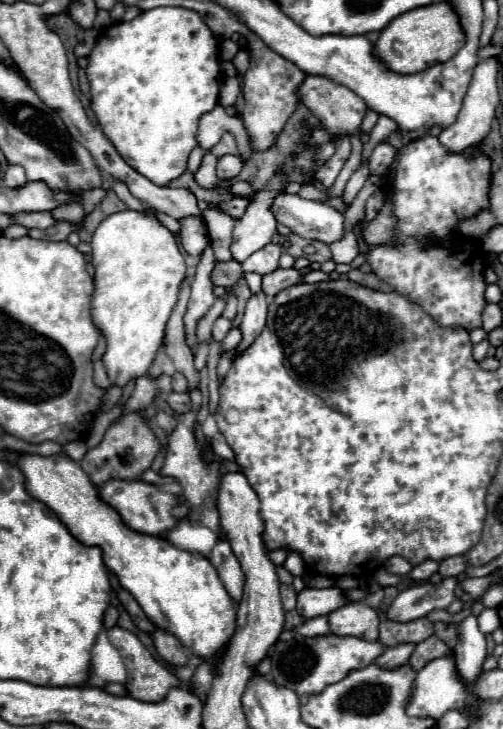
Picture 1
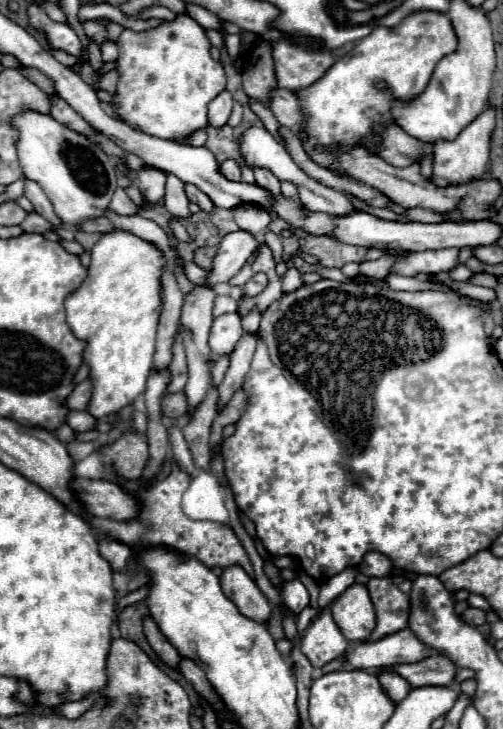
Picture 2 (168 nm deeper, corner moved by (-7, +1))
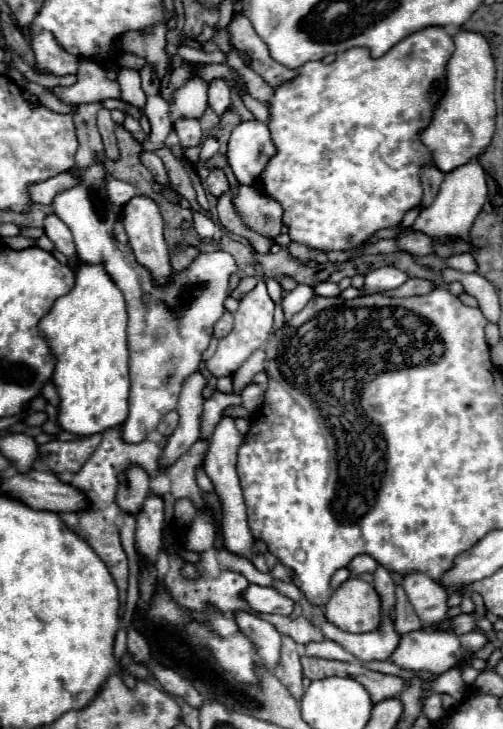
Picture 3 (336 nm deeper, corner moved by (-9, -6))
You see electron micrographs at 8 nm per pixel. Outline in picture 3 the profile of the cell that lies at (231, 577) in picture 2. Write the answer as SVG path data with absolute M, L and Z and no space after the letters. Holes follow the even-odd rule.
M236 611L234 617L240 629L244 629L244 633L248 633L256 645L260 645L260 663L264 663L266 669L276 667L280 659L280 633L276 627L264 619L258 619L250 611Z

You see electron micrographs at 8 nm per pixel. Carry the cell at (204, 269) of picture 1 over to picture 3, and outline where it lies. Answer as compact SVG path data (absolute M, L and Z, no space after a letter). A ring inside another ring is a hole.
M194 371L184 381L178 409L176 409L180 415L180 425L168 437L168 443L160 457L162 469L172 465L180 455L184 455L192 447L192 443L200 439L200 417L202 417L206 385L208 385L208 379L200 371Z

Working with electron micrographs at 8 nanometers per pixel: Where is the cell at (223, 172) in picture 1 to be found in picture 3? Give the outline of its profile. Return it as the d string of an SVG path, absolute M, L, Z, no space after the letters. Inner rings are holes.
M220 169L212 171L206 181L208 181L208 189L212 191L212 195L218 195L220 197L220 195L224 195L224 193L230 191L230 181L228 181L226 173L220 171Z

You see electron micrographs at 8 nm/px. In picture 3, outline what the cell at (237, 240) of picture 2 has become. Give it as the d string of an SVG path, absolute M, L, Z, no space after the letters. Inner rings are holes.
M92 163L86 169L70 171L78 183L52 201L52 211L70 227L78 257L84 263L104 261L108 275L124 293L130 315L130 413L122 425L124 441L140 443L158 425L160 417L176 409L180 387L188 373L198 371L202 353L212 339L212 327L222 317L224 299L228 297L230 277L238 273L234 257L226 251L200 253L184 271L174 271L170 285L154 285L148 269L134 257L128 245L122 245L112 235L118 211L106 193L106 169L102 163Z

